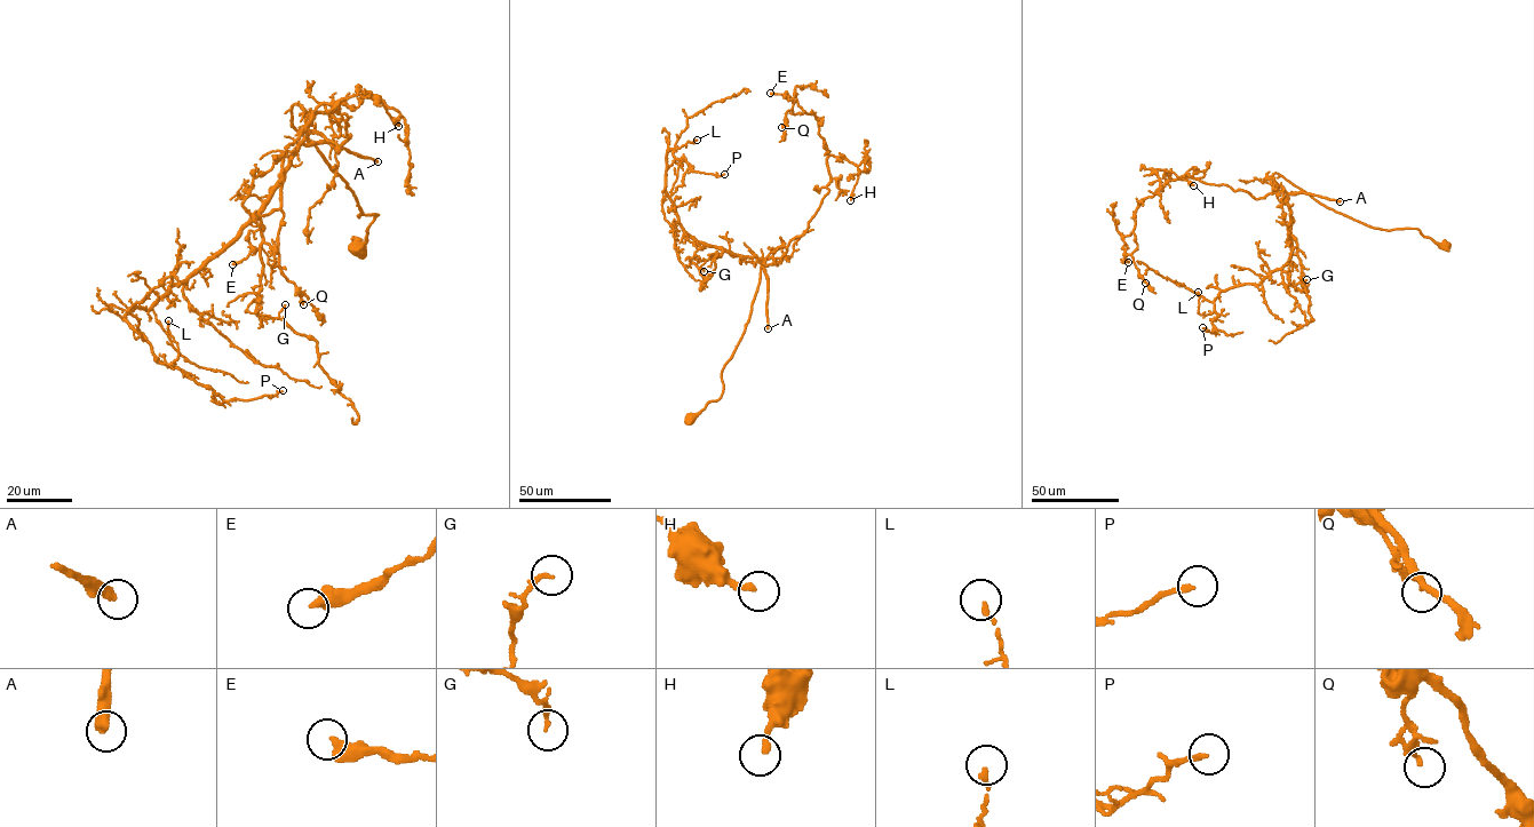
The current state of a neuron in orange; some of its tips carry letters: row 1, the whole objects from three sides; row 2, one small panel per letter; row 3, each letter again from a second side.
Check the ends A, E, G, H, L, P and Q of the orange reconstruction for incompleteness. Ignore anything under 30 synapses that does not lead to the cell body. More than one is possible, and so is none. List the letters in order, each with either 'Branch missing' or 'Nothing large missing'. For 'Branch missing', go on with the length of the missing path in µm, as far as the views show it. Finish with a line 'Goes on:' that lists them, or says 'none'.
A: Branch missing. Missing length about 180 µm
E: Nothing large missing
G: Nothing large missing
H: Nothing large missing
L: Nothing large missing
P: Nothing large missing
Q: Nothing large missing
Goes on: A

